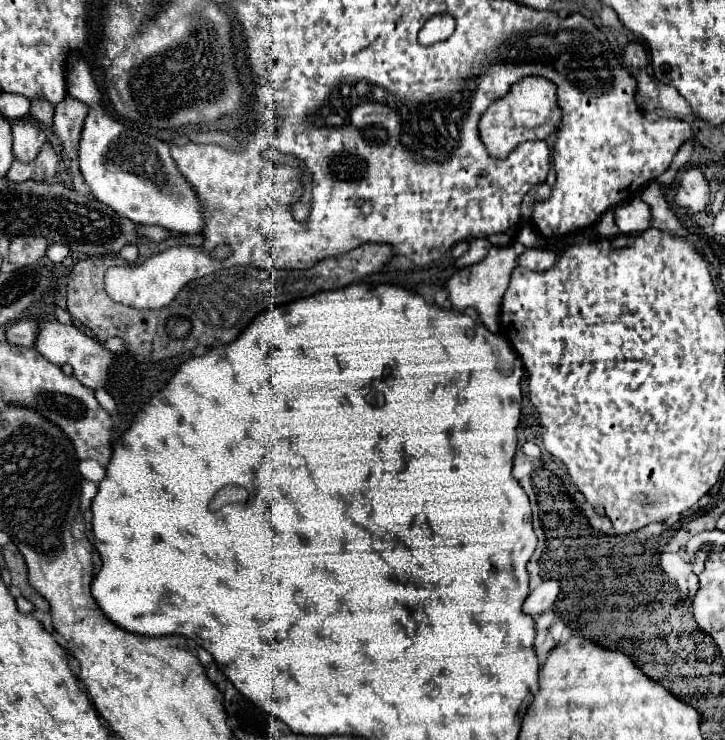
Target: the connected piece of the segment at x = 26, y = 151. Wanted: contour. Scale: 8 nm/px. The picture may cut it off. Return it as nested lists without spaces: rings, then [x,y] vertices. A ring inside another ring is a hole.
[[[19,120],[13,124],[13,154],[15,160],[29,164],[37,158],[41,146],[45,144],[45,132],[31,124],[29,120]]]

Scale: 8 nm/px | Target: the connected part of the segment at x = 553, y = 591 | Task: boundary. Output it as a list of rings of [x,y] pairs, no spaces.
[[[545,580],[545,582],[541,582],[541,586],[537,586],[527,596],[527,600],[523,604],[523,612],[535,618],[535,616],[551,610],[553,604],[555,604],[555,600],[557,600],[557,594],[559,594],[559,582],[557,580]]]

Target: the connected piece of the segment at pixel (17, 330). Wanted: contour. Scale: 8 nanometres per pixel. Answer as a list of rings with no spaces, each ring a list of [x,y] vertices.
[[[21,320],[21,322],[15,322],[7,328],[5,338],[9,344],[31,348],[35,342],[35,334],[37,334],[37,322],[35,320]]]

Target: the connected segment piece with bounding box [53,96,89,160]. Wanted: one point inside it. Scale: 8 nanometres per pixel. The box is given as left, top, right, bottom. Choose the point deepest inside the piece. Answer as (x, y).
(69, 115)

